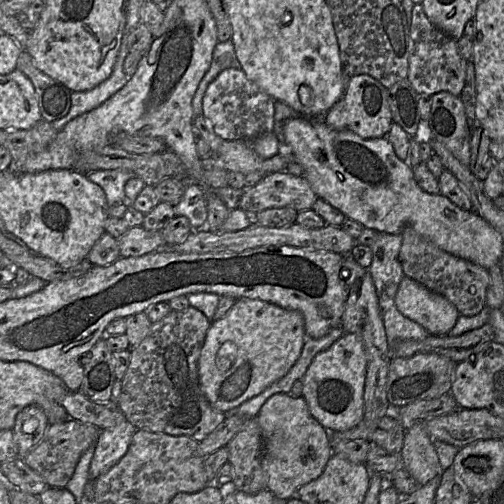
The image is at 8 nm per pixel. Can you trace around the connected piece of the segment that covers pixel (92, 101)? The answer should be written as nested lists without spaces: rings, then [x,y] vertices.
[[[127,33],[123,36],[113,71],[109,78],[91,90],[71,93],[71,107],[66,116],[52,122],[52,126],[60,131],[69,121],[89,112],[118,92],[128,82],[129,77],[123,71]]]

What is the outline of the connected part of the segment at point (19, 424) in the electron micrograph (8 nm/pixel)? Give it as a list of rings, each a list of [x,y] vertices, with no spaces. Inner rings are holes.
[[[37,405],[26,406],[17,414],[11,430],[19,457],[24,457],[39,443],[48,426],[46,414]]]

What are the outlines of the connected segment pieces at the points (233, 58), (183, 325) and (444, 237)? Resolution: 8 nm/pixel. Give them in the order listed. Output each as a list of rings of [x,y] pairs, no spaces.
[[[231,40],[217,42],[213,50],[210,67],[201,79],[192,98],[193,120],[195,117],[203,114],[203,97],[208,85],[219,73],[228,68],[241,68],[234,45]]]
[[[191,305],[181,311],[171,310],[164,318],[151,325],[148,335],[137,347],[130,347],[130,362],[121,379],[121,393],[116,405],[136,429],[166,433],[173,436],[186,435],[202,441],[225,419],[225,413],[216,410],[202,393],[198,380],[198,359],[212,320]]]
[[[307,117],[286,120],[282,125],[281,143],[283,144],[284,149],[287,150],[287,153],[291,156],[292,160],[302,166],[303,176],[310,184],[313,192],[319,198],[324,199],[330,205],[340,210],[347,218],[357,221],[363,227],[374,229],[378,232],[388,234],[401,234],[404,228],[411,227],[416,231],[416,233],[428,239],[440,249],[454,256],[468,260],[485,269],[489,269],[492,266],[499,264],[503,253],[503,239],[501,234],[494,227],[492,227],[486,220],[480,217],[475,211],[463,210],[459,208],[457,205],[455,205],[452,201],[450,201],[450,199],[446,196],[442,194],[427,193],[423,189],[421,189],[414,178],[412,168],[396,156],[393,146],[387,140],[386,137],[363,139],[350,130],[336,130],[331,128],[324,122],[323,117]]]

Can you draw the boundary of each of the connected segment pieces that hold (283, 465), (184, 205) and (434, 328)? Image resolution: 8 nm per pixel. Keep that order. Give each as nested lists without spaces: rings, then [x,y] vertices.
[[[277,393],[262,406],[257,421],[263,440],[261,458],[266,488],[276,497],[288,500],[301,486],[318,478],[332,456],[330,431],[310,413],[306,400]]]
[[[188,182],[180,202],[174,206],[175,216],[187,217],[191,228],[197,228],[207,220],[206,198],[207,190],[205,187]]]
[[[406,275],[399,283],[394,302],[403,316],[418,323],[430,335],[447,335],[460,315],[444,296]]]

